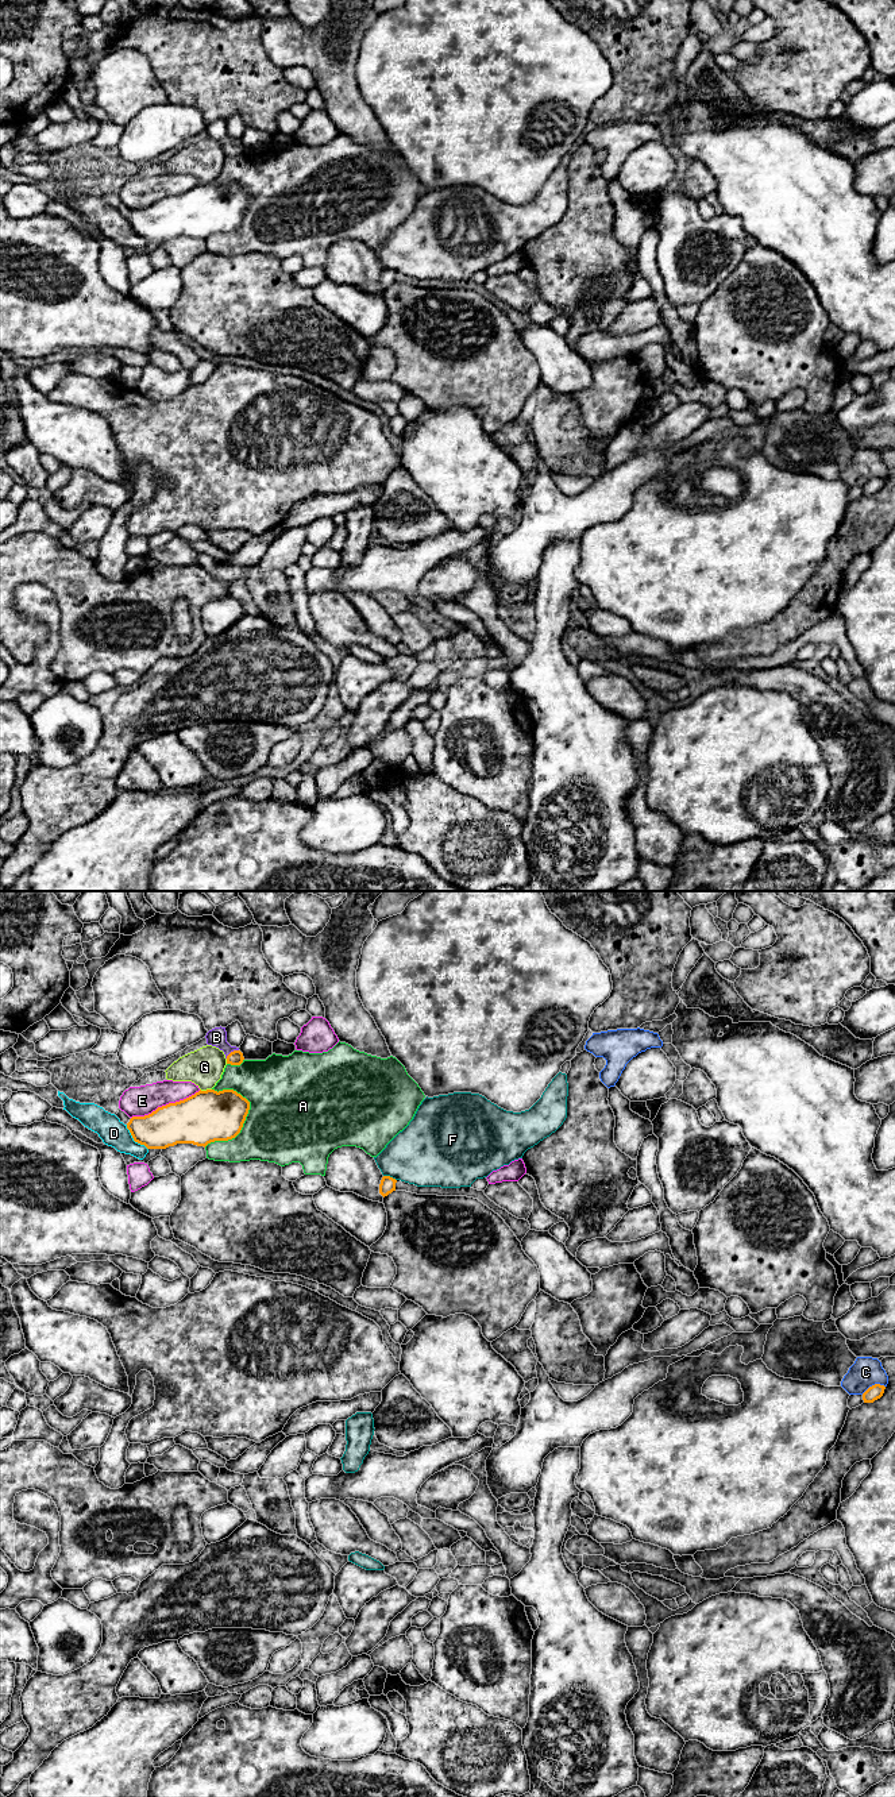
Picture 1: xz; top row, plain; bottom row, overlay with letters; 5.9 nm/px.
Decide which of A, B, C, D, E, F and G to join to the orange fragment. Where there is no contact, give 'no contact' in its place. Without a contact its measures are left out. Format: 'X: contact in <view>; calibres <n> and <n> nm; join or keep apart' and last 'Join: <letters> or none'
A: contact in xz; calibres 300 and 460 nm; keep apart
B: contact in xz; calibres 90 and 110 nm; join
C: contact in xz; calibres 90 and 180 nm; keep apart
D: contact in xz; calibres 240 and 160 nm; keep apart
E: contact in xz; calibres 300 and 180 nm; keep apart
F: contact in xz; calibres 100 and 380 nm; keep apart
G: contact in xz; calibres 300 and 220 nm; keep apart
Join: B

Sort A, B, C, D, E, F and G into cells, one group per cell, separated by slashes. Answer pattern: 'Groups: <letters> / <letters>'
Groups: A / B / C / D / E / F / G

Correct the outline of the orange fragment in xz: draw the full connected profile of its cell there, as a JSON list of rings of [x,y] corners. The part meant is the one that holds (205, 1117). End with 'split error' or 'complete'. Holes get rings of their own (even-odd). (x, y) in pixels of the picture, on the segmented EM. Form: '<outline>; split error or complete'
[[[207,1090],[127,1123],[135,1142],[147,1149],[177,1144],[207,1146],[235,1138],[246,1121],[250,1102],[234,1090]]]; complete

